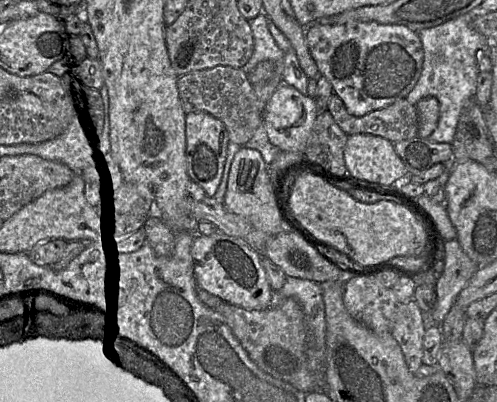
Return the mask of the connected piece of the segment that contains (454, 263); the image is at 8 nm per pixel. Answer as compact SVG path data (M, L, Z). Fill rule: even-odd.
M457 239L445 241L444 270L435 282L436 302L430 311L437 324L442 323L459 293L478 268L478 265L464 252Z

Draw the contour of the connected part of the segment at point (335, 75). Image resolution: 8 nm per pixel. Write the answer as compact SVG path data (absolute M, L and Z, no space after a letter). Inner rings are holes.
M348 21L344 24L314 23L305 29L310 54L344 103L347 112L364 116L405 99L420 78L424 50L418 33L399 24Z

